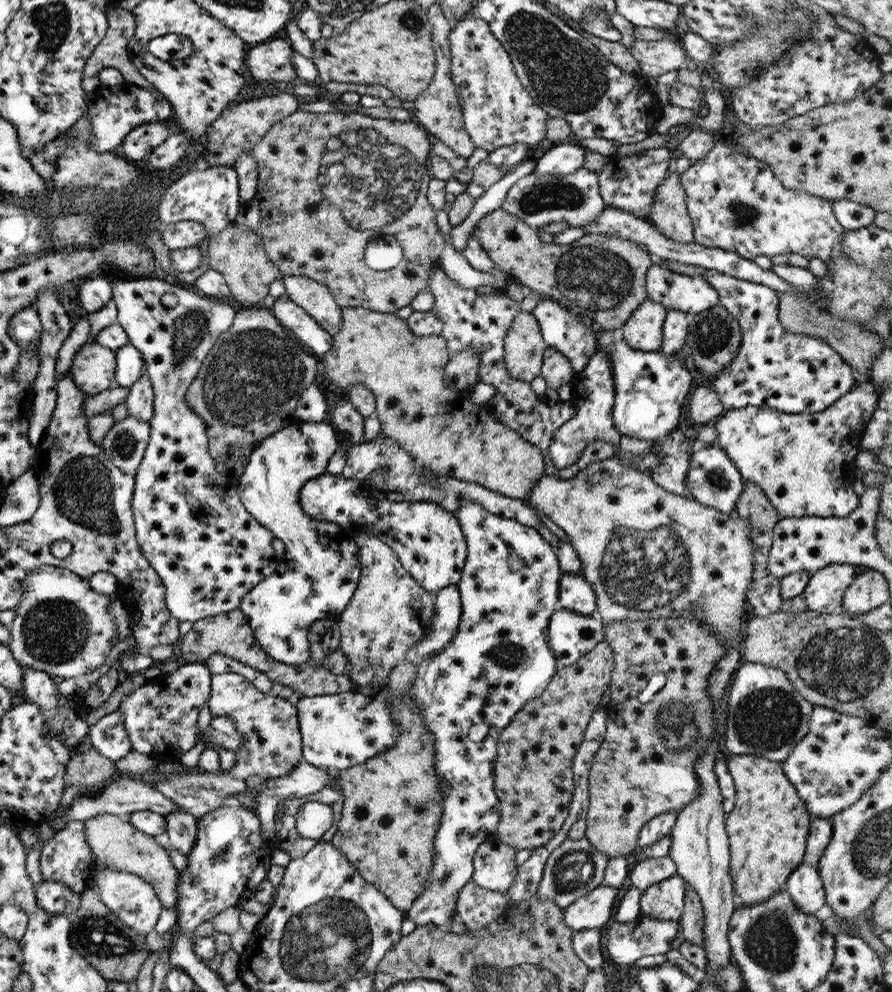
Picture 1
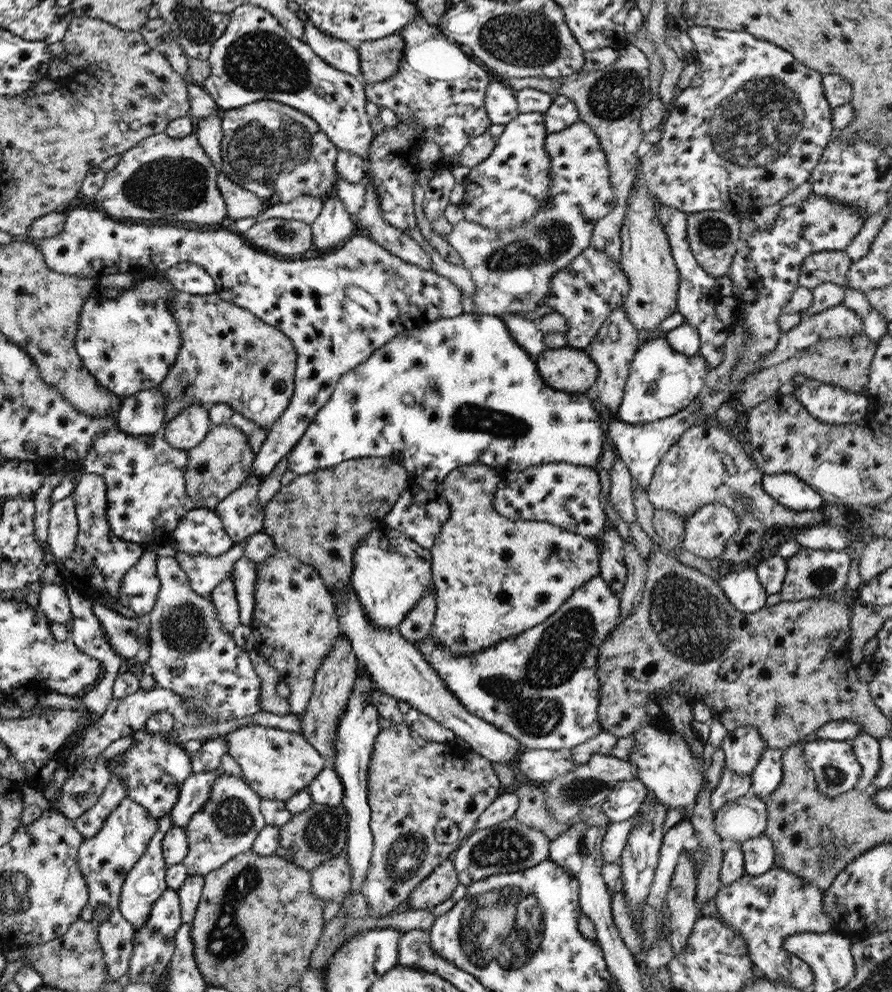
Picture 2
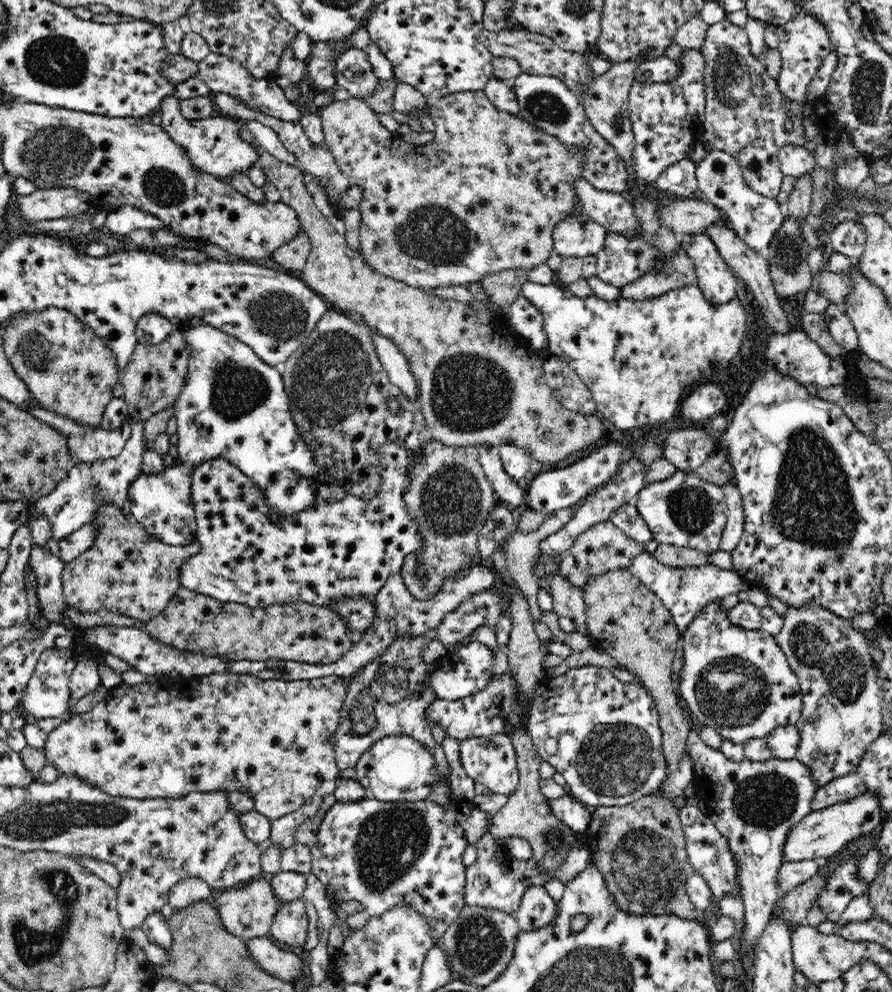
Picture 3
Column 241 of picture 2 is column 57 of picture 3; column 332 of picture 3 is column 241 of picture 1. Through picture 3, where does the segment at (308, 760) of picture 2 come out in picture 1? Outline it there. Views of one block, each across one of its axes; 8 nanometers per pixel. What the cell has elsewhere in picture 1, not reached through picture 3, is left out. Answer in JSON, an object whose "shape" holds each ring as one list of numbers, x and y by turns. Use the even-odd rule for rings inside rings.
{"shape":[[228,672,211,676,211,695,207,705,212,717,232,717,243,736,234,767,228,772,218,771,218,774,228,774,243,781,257,774,264,782,292,772,302,762,301,732,294,700,260,692,245,676]]}

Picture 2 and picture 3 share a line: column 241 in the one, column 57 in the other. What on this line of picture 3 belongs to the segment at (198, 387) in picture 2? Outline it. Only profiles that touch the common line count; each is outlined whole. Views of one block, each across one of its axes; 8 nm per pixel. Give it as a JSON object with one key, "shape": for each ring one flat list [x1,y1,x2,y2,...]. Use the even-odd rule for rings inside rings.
{"shape":[[48,307,43,311,28,313,17,312,3,328,3,347,6,358,20,379,26,383,28,391,38,400,42,408,58,415,68,417,88,425,99,427,103,412,114,397,112,387,119,382,119,369,116,366,114,353,103,344,95,332,85,322,74,316,70,311,58,307]]}

